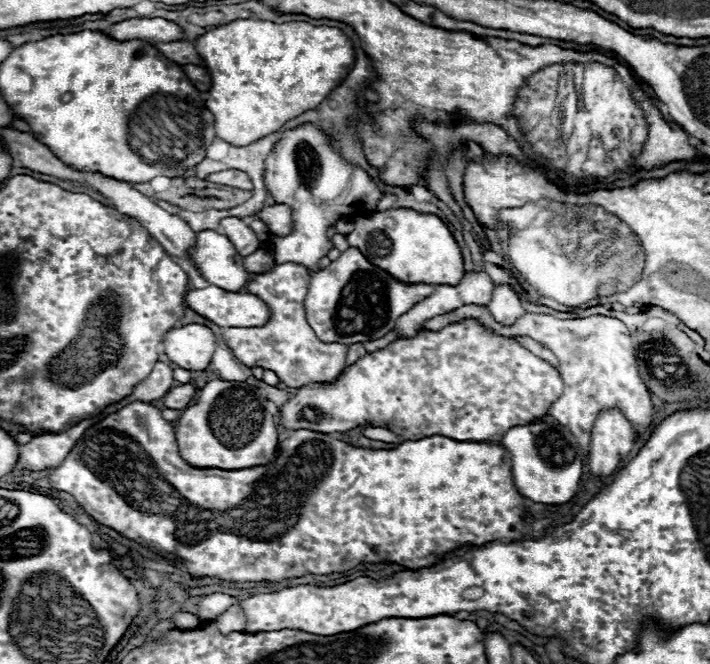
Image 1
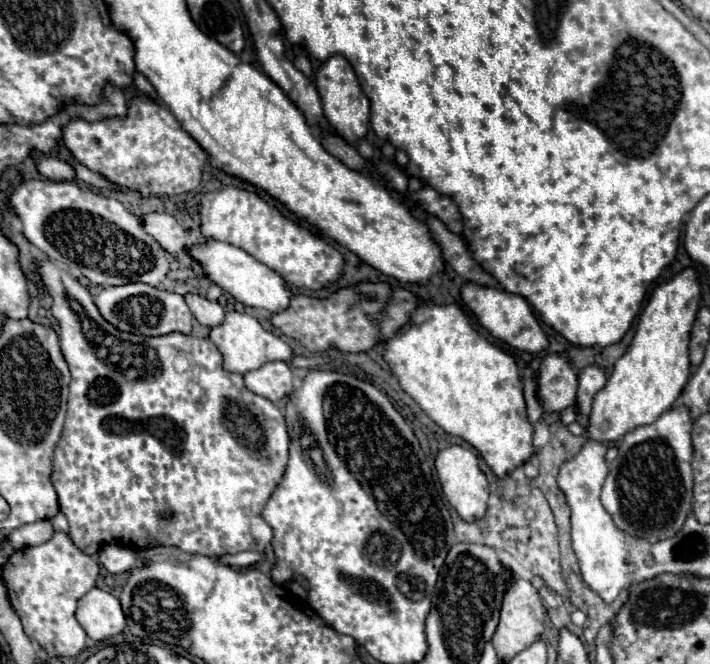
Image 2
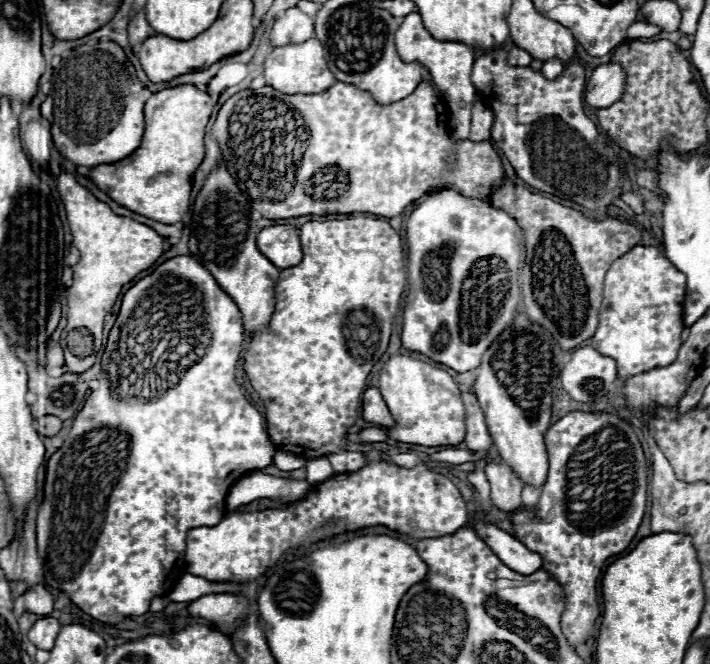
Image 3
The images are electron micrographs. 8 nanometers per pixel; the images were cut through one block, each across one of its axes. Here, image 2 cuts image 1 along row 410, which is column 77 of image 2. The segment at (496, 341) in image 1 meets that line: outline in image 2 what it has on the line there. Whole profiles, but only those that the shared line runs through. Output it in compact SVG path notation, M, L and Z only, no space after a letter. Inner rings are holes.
M36 260L36 272L44 284L46 294L52 300L50 310L52 310L52 316L60 324L62 354L72 372L68 412L66 412L62 438L54 450L54 472L52 472L52 484L58 494L60 512L64 512L64 516L68 518L72 542L84 554L90 554L90 556L94 556L102 544L122 544L128 548L146 548L146 546L156 546L158 542L166 544L166 546L178 546L180 550L190 552L190 554L208 554L208 556L238 554L242 550L264 550L272 540L272 530L260 518L260 512L262 512L264 504L268 502L270 494L274 492L274 488L280 484L282 474L286 470L286 462L288 462L288 442L290 440L288 440L288 430L286 430L284 416L280 414L280 410L270 400L250 394L246 390L240 374L234 374L234 372L228 372L222 368L222 354L214 342L196 338L196 336L186 336L180 332L172 332L168 336L156 336L156 338L120 332L100 316L88 288L84 288L64 268L58 268L50 260ZM178 358L184 358L182 366L176 364ZM160 512L172 512L172 518L162 520Z

